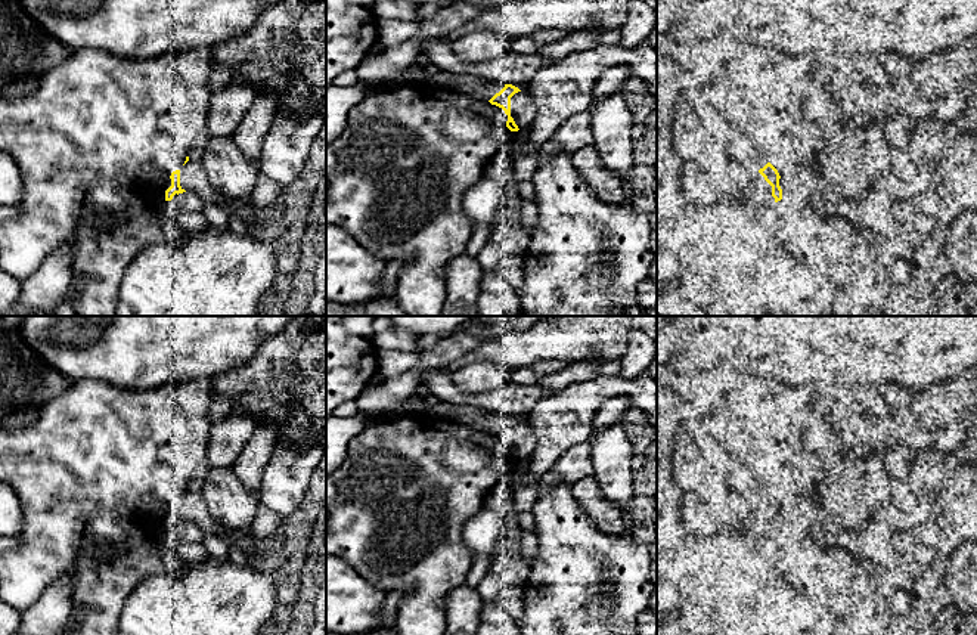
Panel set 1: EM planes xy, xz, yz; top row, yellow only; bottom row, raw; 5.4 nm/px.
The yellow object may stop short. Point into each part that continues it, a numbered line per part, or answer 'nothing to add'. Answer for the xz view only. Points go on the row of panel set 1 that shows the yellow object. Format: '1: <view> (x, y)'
1: xz (483, 89)
2: xz (523, 110)

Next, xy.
1: xy (192, 177)

